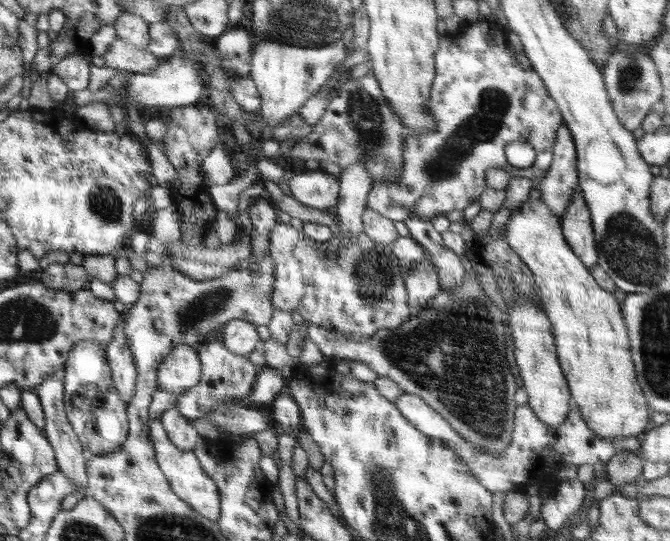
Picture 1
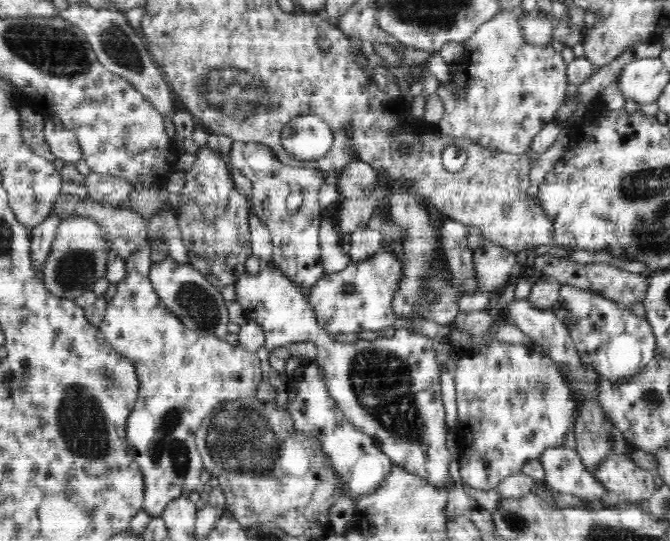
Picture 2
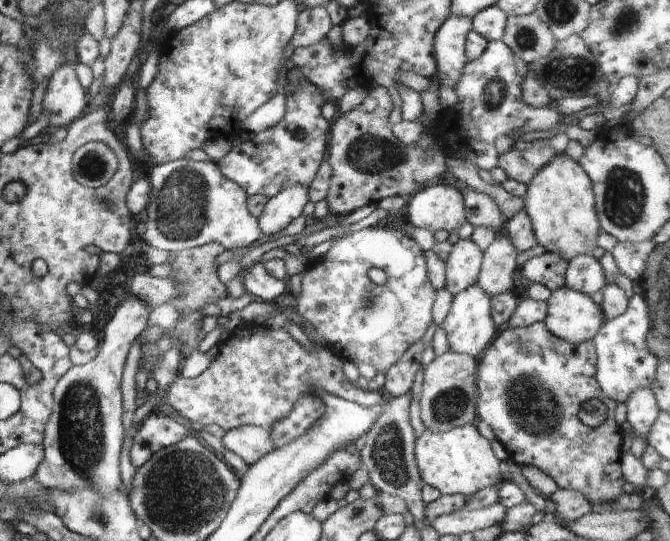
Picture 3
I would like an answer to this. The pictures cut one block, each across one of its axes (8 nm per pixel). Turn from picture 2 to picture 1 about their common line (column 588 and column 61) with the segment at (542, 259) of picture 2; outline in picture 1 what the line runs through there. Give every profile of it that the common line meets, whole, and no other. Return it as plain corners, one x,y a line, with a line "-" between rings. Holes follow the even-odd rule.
50,263
42,270
39,281
52,290
76,292
88,289
91,278
82,265
70,263

